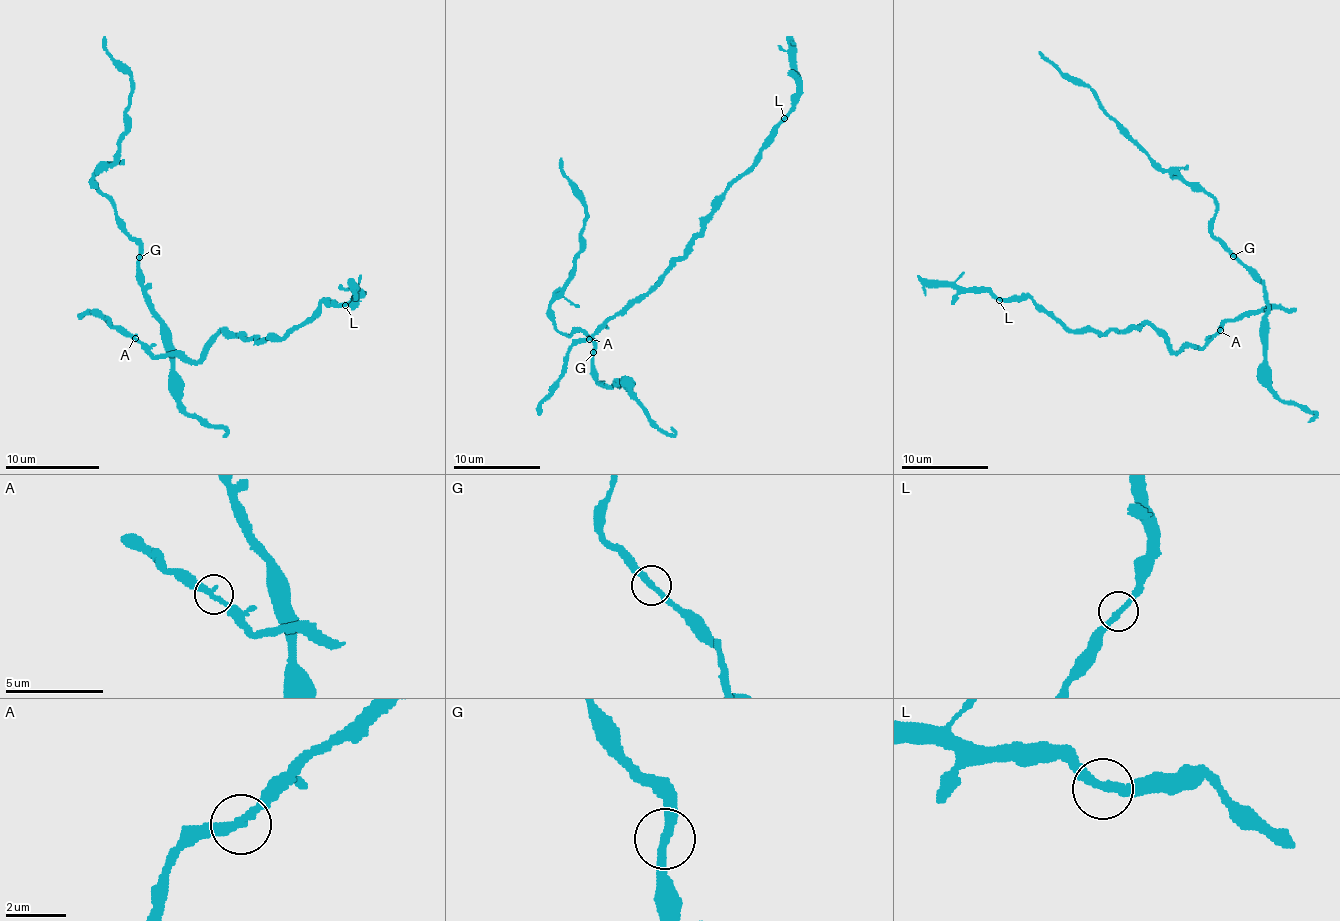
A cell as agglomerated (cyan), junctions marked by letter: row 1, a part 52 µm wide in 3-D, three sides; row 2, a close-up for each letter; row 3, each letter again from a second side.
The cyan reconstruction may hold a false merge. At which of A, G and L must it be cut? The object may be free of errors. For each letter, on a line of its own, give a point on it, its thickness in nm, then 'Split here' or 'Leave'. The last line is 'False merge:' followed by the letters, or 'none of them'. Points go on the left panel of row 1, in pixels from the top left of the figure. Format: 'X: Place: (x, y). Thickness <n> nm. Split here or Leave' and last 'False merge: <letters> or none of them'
A: Place: (135, 338). Thickness 280 nm. Leave
G: Place: (139, 257). Thickness 280 nm. Leave
L: Place: (345, 305). Thickness 280 nm. Leave
False merge: none of them

